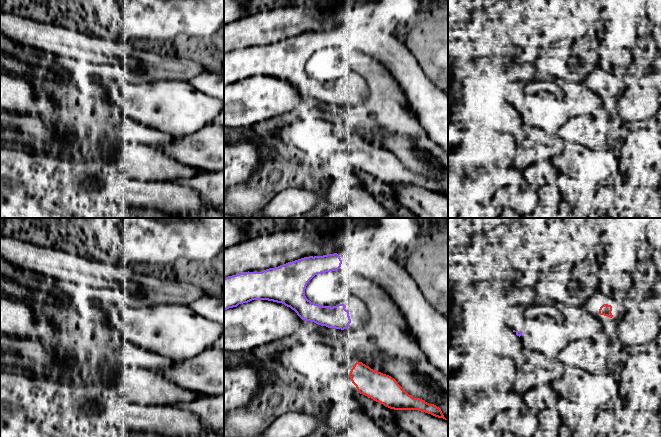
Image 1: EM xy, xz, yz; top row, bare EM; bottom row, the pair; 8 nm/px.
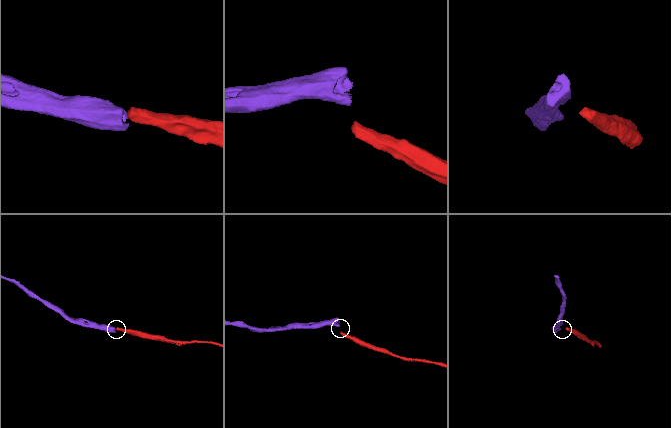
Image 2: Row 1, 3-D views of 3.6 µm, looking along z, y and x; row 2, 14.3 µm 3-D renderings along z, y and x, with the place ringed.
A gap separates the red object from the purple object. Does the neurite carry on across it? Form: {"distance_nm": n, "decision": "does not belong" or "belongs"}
{"distance_nm": 280, "decision": "does not belong"}

